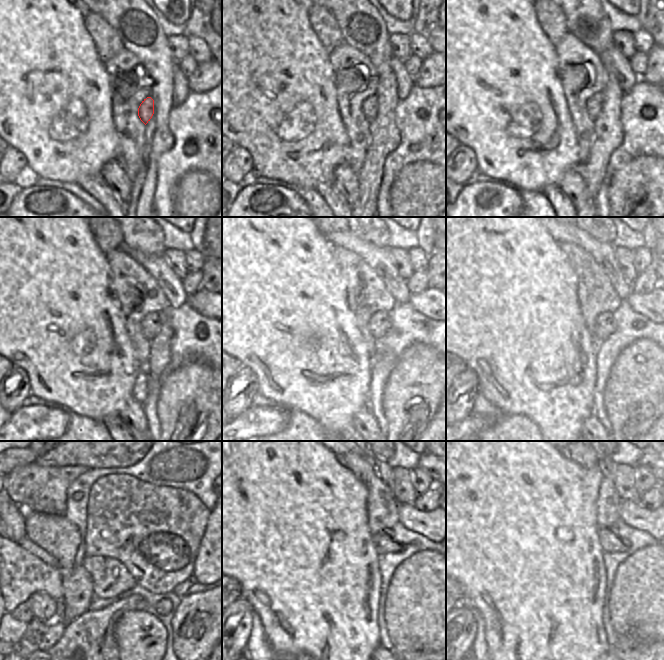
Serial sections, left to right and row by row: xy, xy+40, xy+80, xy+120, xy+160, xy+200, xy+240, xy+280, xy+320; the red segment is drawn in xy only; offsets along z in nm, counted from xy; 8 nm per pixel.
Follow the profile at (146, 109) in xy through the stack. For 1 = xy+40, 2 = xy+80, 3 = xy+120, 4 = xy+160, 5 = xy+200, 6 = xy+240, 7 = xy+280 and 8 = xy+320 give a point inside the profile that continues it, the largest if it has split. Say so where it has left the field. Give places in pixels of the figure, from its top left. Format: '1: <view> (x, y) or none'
1: xy+40 (370, 107)
2: xy+80 (594, 105)
3: xy+120 (151, 324)
4: xy+160 (379, 323)
5: xy+200 (604, 325)
6: xy+240 (158, 545)
7: xy+280 (384, 541)
8: xy+320 (610, 541)

